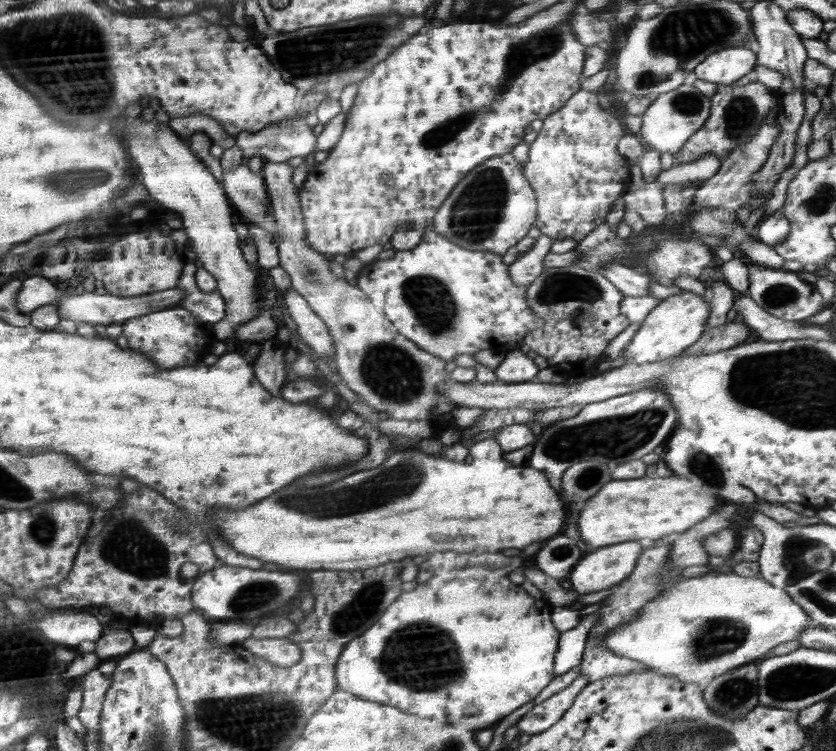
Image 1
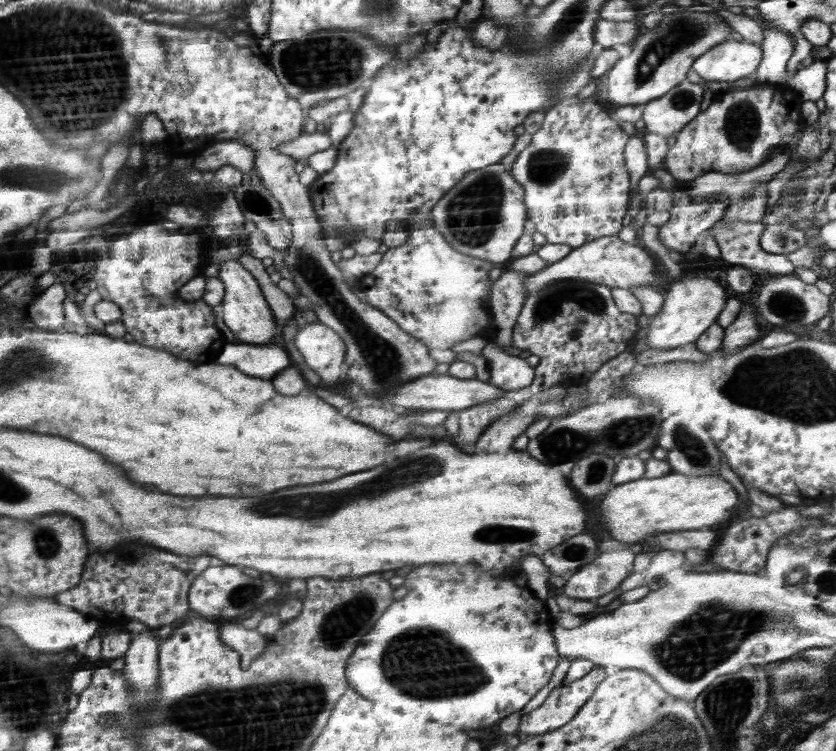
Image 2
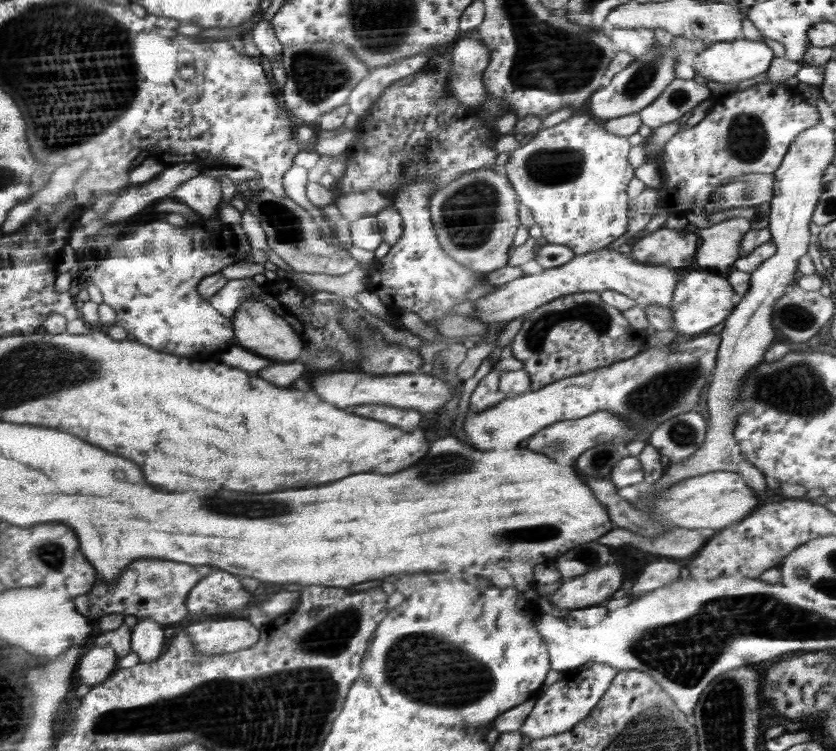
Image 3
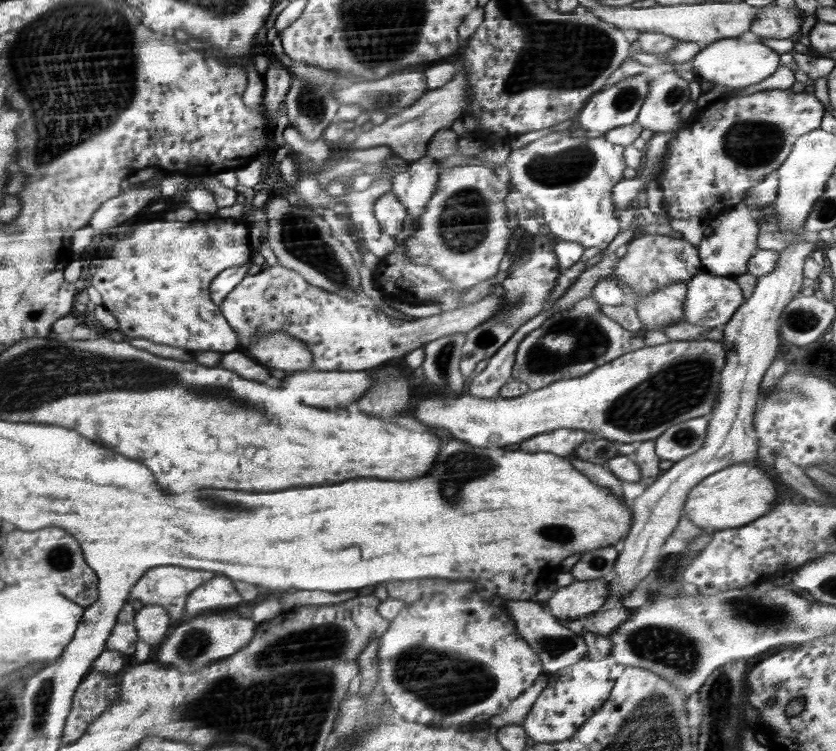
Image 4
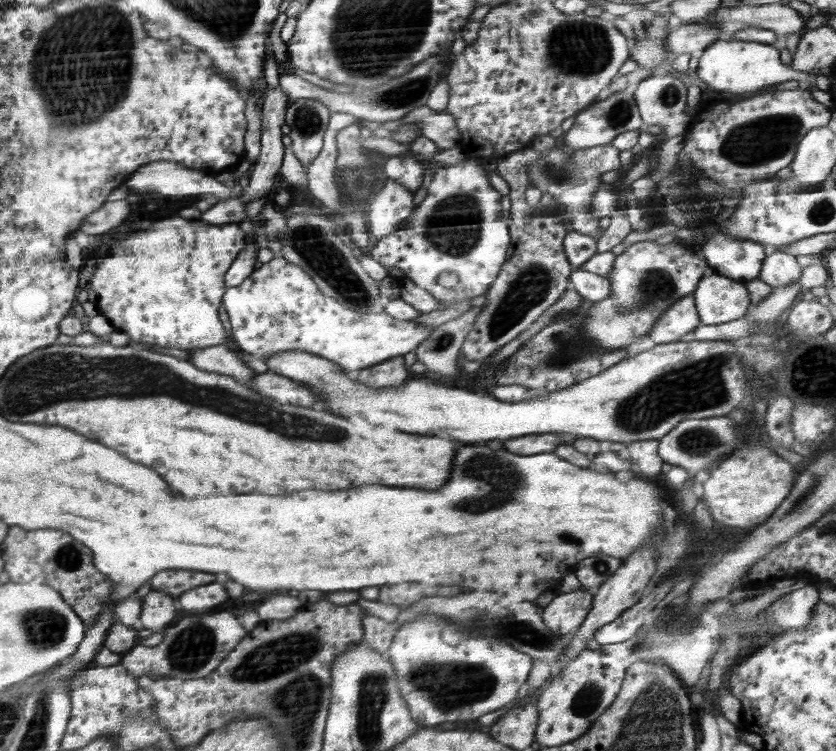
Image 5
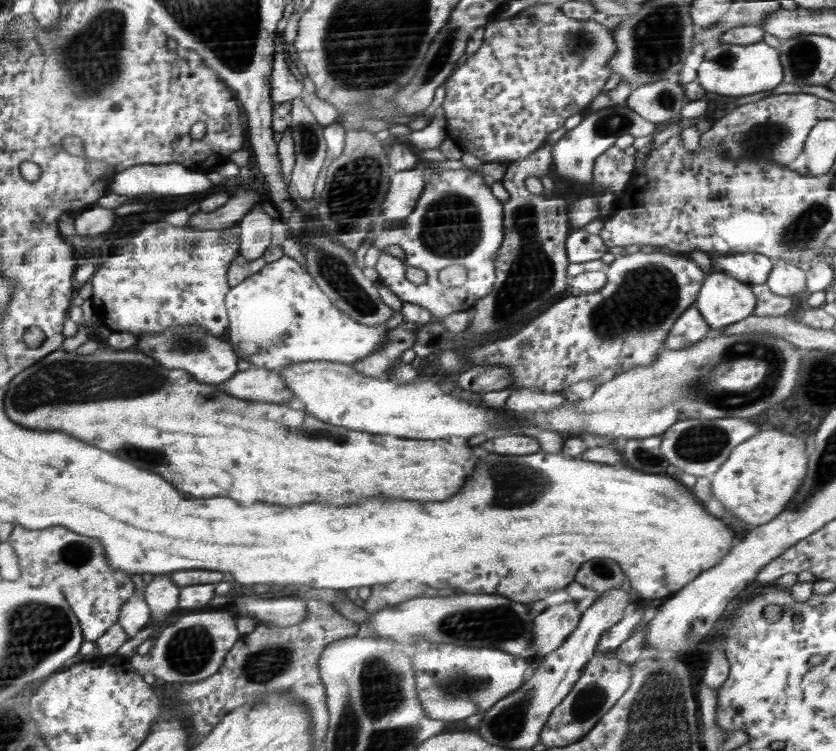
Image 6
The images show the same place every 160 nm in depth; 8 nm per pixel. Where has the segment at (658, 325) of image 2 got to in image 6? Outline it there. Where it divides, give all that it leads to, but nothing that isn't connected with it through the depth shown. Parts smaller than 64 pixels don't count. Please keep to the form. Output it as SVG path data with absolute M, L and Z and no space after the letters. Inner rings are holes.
M723 272L705 280L694 306L714 330L728 327L754 314L757 298L742 281Z

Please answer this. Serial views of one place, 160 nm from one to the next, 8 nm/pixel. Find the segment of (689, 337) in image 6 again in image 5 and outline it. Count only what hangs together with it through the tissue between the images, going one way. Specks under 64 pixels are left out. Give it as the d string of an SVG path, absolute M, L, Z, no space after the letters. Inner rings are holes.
M690 293L688 296L683 296L666 312L663 312L656 324L653 324L653 330L649 332L648 337L634 344L633 347L637 352L646 352L657 344L680 340L700 324L695 298L693 293Z

